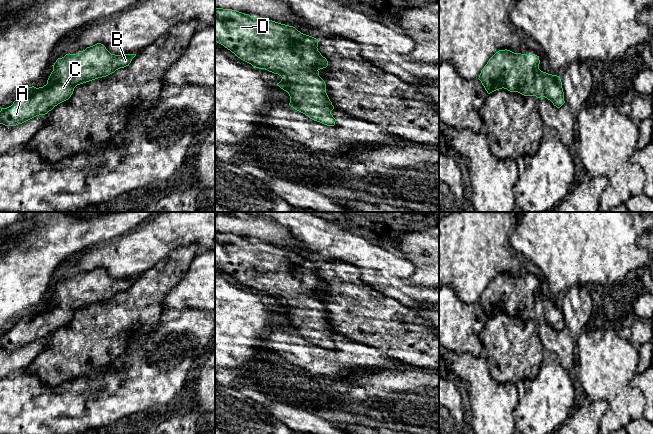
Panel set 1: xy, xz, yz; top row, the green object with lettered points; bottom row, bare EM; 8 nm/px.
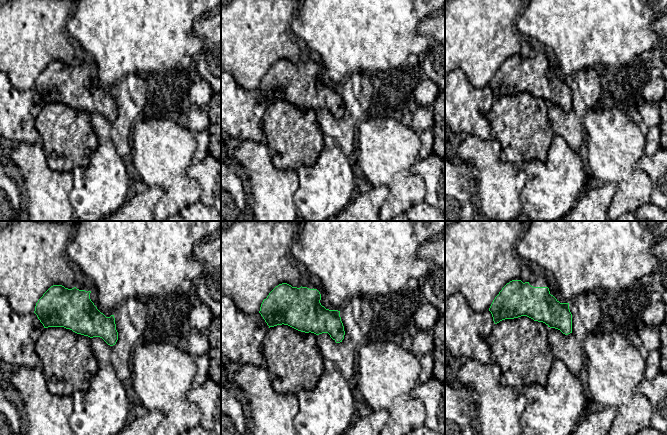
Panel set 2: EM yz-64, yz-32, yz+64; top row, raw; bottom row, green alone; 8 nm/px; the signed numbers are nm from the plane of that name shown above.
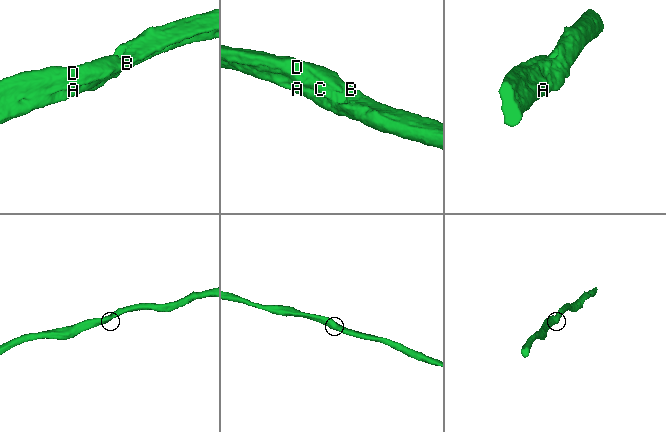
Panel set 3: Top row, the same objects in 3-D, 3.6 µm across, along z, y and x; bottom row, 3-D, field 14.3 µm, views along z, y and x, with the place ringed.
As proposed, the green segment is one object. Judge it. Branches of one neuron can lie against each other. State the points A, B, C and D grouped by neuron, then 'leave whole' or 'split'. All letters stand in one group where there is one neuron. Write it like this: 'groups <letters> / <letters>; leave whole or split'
groups A B C D; leave whole

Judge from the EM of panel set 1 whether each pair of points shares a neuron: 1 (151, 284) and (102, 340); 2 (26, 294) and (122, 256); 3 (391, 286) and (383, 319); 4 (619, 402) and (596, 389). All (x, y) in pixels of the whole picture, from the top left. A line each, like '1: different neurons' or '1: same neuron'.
1: same neuron
2: different neurons
3: different neurons
4: same neuron

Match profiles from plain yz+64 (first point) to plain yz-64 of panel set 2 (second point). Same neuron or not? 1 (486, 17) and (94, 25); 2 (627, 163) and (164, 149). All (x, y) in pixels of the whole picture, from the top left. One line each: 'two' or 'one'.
1: two
2: one

